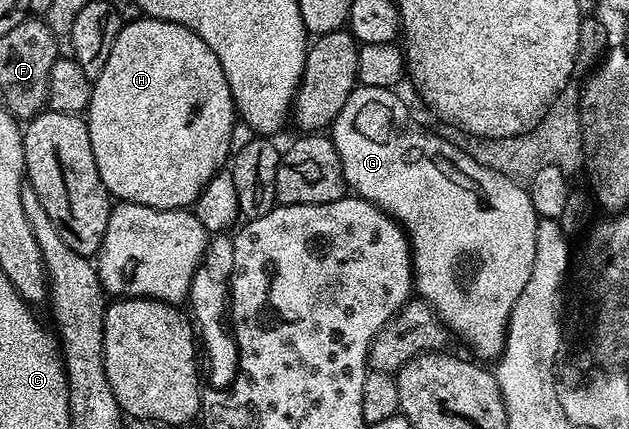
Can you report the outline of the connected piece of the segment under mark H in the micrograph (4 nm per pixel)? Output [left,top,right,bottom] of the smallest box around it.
[86,16,238,210]

